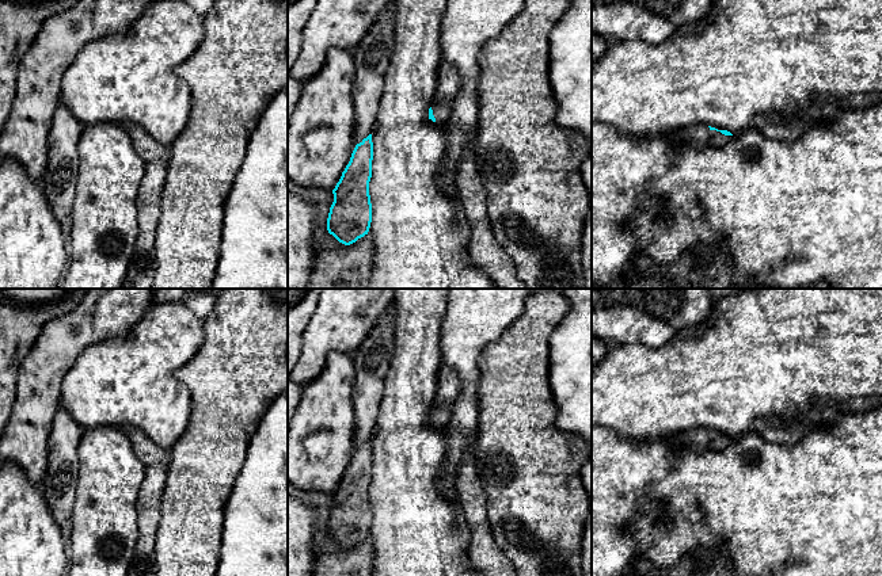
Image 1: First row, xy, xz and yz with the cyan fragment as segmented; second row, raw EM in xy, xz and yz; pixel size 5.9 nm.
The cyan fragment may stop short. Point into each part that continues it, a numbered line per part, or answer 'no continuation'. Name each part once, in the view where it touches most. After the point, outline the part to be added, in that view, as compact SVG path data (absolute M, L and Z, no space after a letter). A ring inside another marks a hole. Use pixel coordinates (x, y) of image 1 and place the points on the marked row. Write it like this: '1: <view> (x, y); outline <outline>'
1: yz (699, 136); outline M691 125L678 130L674 140L677 146L688 145L696 149L721 148L726 145L733 136L725 136L721 131L711 130L707 125Z

